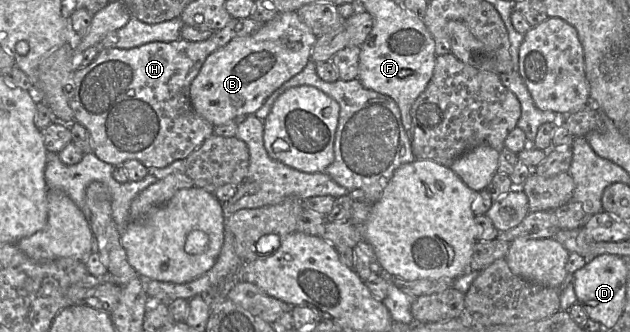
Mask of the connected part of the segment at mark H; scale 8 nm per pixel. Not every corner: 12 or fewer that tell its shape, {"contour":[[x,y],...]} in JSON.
{"contour":[[205,41],[101,47],[74,72],[74,121],[112,166],[164,168],[214,134],[191,83]]}

